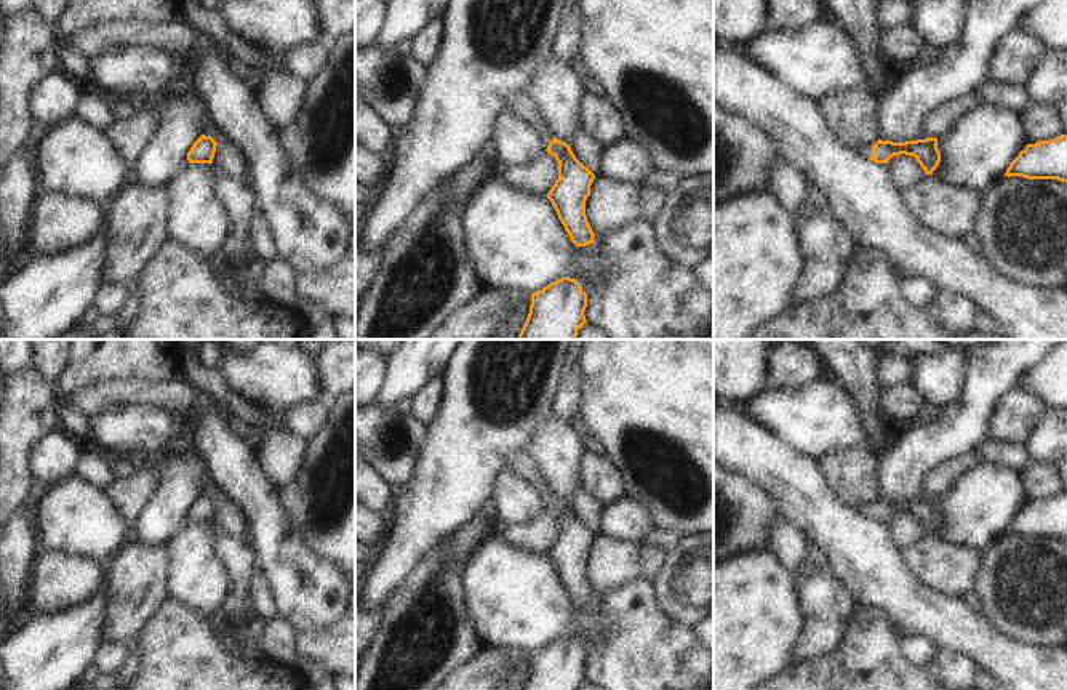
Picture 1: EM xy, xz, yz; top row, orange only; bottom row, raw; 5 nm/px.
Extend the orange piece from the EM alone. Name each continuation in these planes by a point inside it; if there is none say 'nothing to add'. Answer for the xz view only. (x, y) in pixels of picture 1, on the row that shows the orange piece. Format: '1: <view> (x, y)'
1: xz (520, 104)

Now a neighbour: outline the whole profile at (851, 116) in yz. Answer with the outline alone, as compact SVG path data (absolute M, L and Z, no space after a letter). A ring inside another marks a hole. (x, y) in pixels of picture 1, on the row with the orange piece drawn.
M867 85L824 96L817 107L837 141L851 150L878 141L878 98Z

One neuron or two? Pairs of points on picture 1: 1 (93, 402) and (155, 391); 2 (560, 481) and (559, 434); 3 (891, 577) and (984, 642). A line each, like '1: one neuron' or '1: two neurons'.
1: one neuron
2: one neuron
3: one neuron

